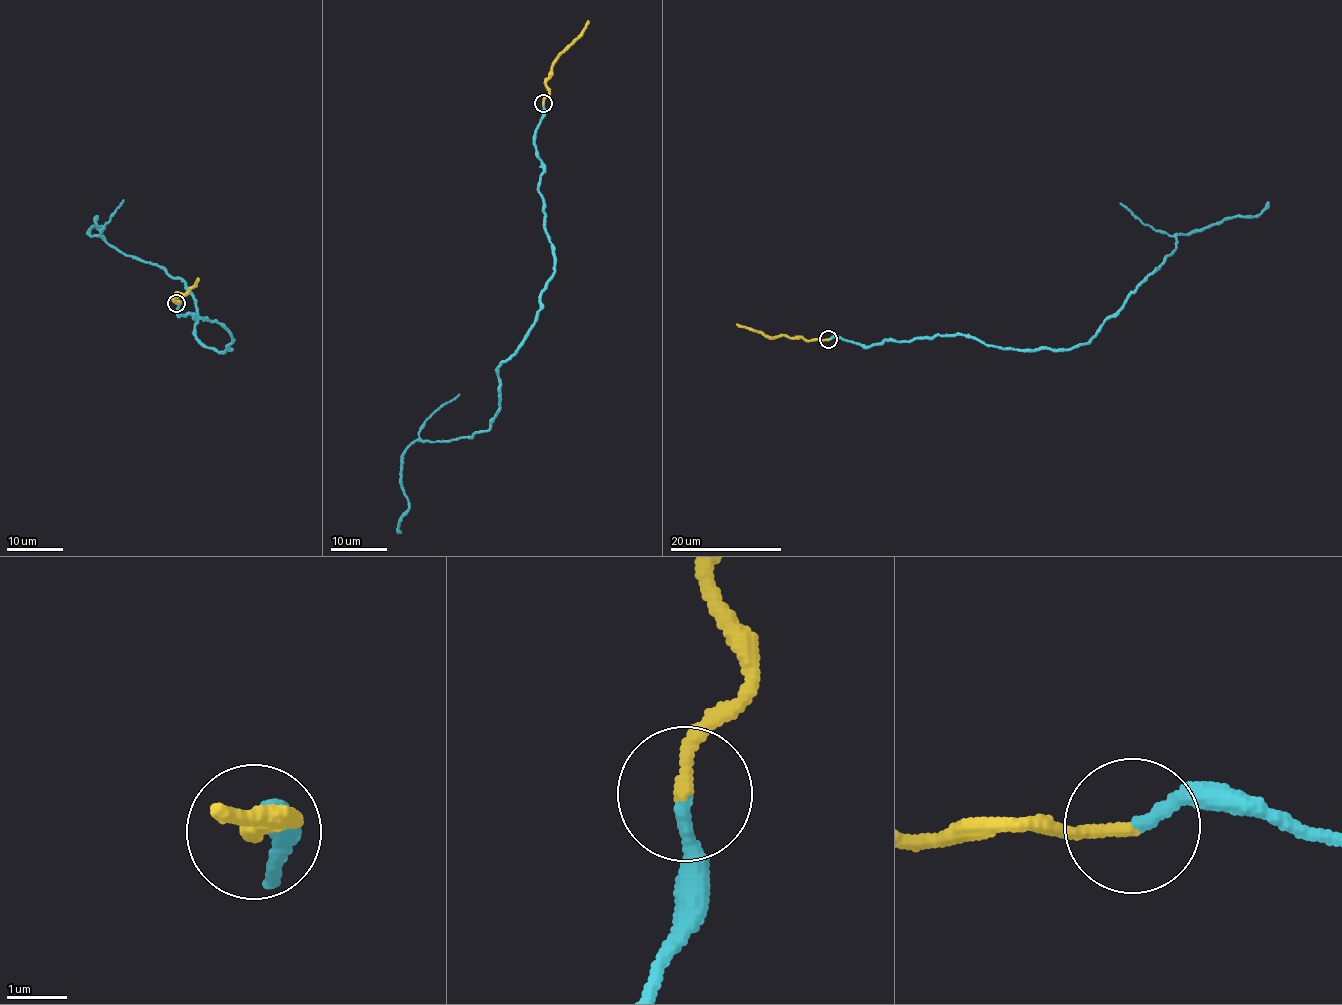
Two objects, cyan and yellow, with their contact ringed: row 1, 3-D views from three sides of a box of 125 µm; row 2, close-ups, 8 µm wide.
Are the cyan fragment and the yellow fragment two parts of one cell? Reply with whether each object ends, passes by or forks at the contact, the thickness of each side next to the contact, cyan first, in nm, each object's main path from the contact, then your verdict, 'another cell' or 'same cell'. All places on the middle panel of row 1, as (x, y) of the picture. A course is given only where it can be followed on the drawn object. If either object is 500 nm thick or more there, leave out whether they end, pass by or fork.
cyan ends | yellow ends | 220/220 nm | cyan via (543, 103), (534, 147), (554, 275), (499, 368), (488, 430), (407, 448), (399, 532) | yellow via (543, 103), (548, 93), (545, 79), (551, 63), (578, 36), (588, 20) | same cell

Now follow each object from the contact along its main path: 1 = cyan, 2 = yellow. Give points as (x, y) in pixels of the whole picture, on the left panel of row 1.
1: (176, 303), (180, 316), (229, 331), (230, 350), (197, 338), (183, 281), (92, 237), (104, 227), (95, 215)
2: (176, 303), (179, 301), (173, 300), (174, 294), (187, 293), (197, 278)

